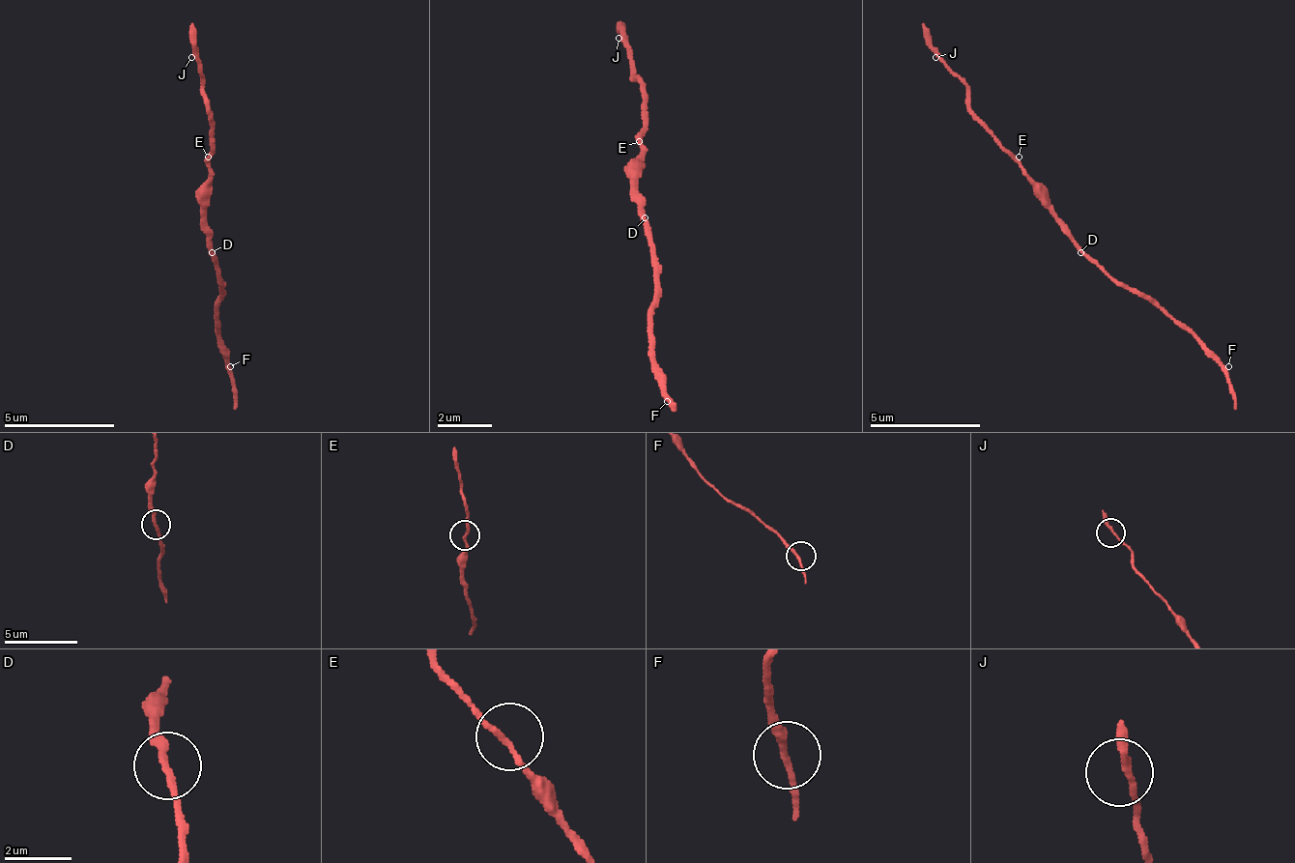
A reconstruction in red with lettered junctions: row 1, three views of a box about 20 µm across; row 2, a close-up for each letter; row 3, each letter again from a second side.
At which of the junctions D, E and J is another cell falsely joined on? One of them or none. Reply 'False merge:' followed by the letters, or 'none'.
False merge: none

